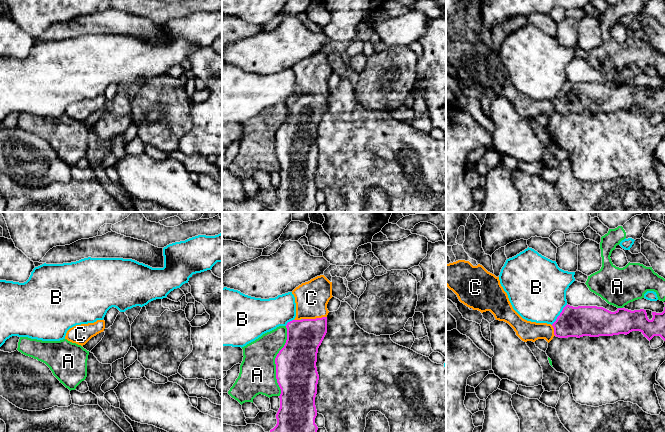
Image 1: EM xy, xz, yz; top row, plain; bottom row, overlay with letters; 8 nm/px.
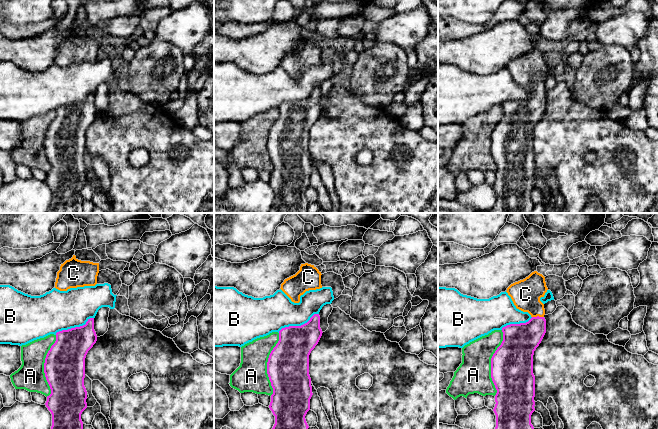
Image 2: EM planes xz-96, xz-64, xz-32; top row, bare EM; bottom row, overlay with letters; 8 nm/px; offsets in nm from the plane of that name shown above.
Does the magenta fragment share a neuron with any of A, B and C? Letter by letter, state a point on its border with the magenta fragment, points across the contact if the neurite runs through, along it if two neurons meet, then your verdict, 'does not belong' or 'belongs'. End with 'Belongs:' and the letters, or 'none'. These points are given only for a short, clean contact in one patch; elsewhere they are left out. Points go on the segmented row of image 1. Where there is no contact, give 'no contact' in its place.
A: contact xz (275, 361); does not belong
B: contact yz (560, 314); does not belong
C: contact xz (314, 319); way xz (304, 337), (312, 329), (314, 319), (311, 298); belongs
Belongs: C

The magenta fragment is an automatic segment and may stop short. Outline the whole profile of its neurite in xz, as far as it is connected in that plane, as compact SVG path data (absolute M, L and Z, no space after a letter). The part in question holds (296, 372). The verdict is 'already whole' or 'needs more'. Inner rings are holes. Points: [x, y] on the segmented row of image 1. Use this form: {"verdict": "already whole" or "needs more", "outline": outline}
{"verdict": "needs more", "outline": "M320 275L296 287L292 291L292 294L295 297L296 317L287 323L286 343L275 358L276 379L281 389L281 394L279 396L280 408L276 414L277 424L270 432L317 432L318 427L315 424L315 418L317 416L315 397L317 394L319 375L316 362L318 348L327 333L327 315L329 313L327 304L333 297L332 282L324 275Z"}

